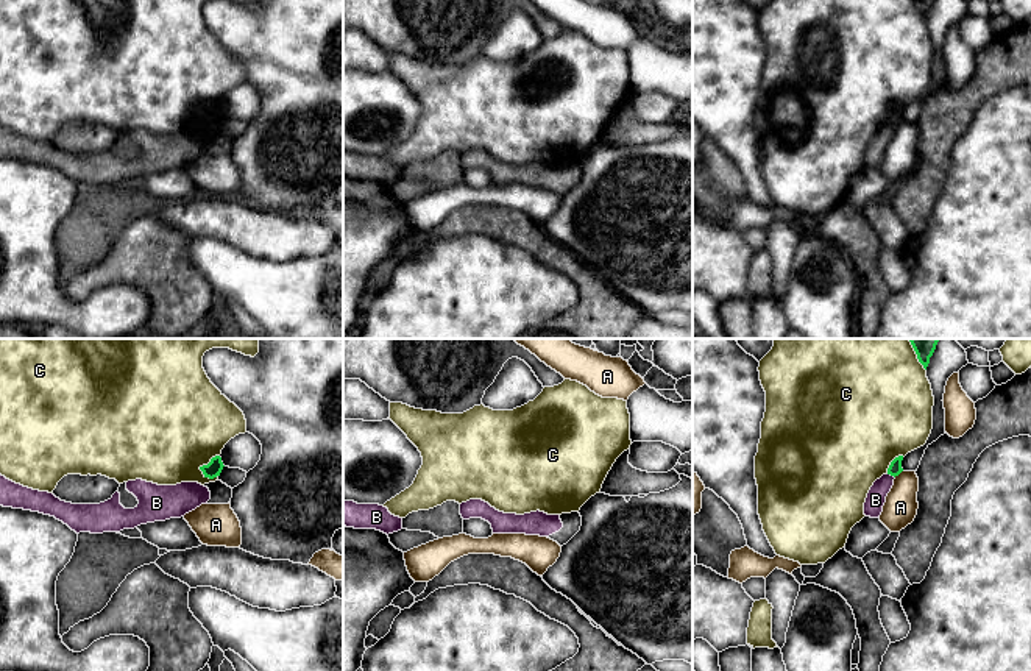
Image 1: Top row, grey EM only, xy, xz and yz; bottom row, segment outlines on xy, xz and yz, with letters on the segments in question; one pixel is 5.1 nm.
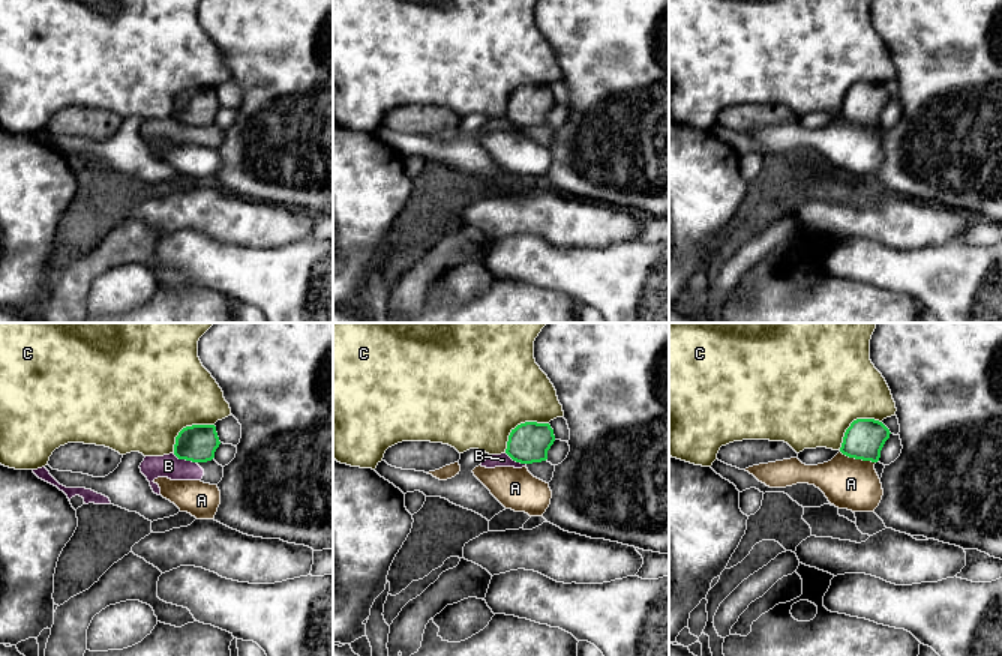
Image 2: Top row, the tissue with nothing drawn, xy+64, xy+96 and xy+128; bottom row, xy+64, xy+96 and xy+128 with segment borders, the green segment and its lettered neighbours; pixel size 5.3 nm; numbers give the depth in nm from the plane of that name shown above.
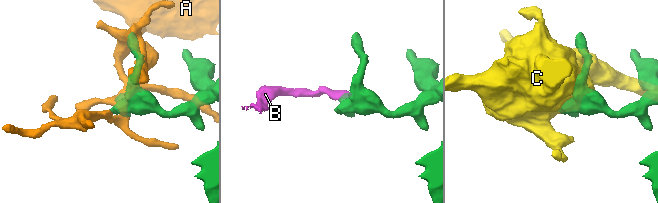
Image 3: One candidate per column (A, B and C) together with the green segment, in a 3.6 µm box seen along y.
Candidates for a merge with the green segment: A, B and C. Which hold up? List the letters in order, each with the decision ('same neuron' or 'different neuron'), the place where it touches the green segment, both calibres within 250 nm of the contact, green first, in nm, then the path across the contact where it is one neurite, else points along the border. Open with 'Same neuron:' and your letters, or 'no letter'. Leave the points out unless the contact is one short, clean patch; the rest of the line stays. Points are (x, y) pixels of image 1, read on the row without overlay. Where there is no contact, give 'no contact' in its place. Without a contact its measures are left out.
Same neuron: no letter
A: different neuron; meets green in yz at (897, 125); 70 nm thick on the green side, 170 nm on the other
B: different neuron; meets green in yz at (891, 125); 70 nm thick on the green side, 100 nm on the other; border along yz (886, 124), (894, 128)
C: different neuron; meets green in xy at (205, 116); 80 nm thick on the green side, 480 nm on the other

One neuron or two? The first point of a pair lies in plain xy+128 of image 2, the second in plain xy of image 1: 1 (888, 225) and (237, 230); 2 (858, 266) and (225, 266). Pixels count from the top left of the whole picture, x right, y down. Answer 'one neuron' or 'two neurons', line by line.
1: one neuron
2: one neuron

